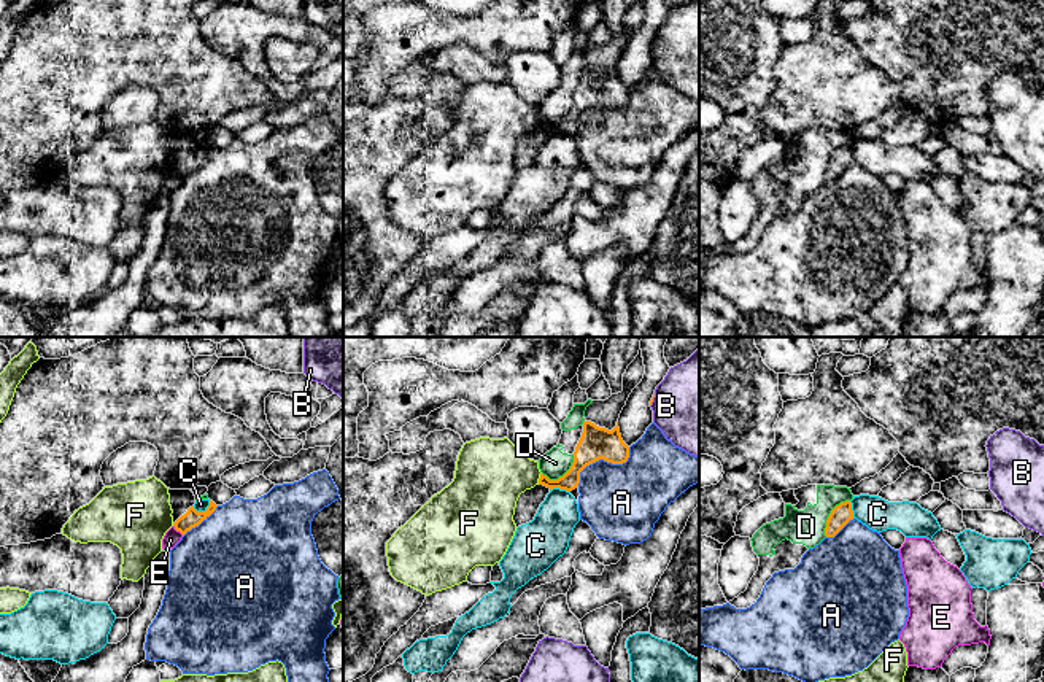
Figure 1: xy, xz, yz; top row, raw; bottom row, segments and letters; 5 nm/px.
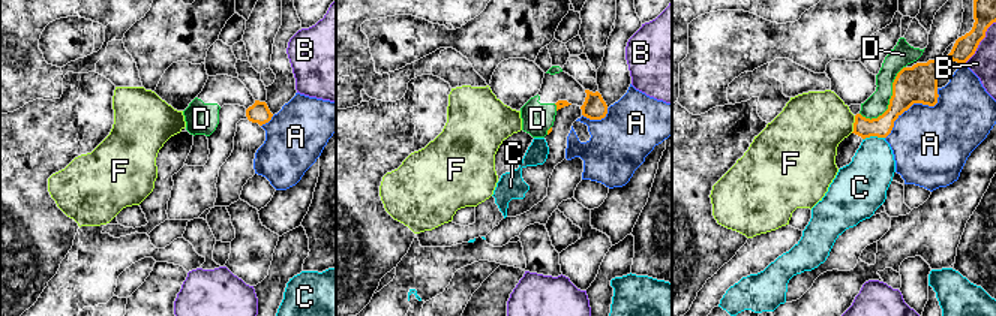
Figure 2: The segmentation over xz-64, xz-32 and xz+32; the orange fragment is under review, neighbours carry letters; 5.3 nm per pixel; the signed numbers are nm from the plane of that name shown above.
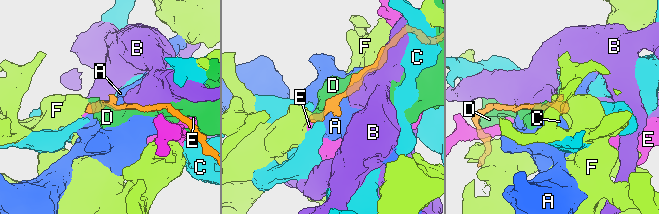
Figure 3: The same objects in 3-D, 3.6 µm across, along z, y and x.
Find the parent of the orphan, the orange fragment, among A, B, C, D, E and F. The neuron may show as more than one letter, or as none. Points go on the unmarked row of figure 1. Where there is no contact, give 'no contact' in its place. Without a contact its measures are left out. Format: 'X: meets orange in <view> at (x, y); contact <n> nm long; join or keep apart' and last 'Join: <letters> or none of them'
A: meets orange in xz at (603, 102); contact 340 nm long; keep apart
B: meets orange in xz at (652, 45); contact 70 nm long; keep apart
C: meets orange in xy at (202, 156); contact 100 nm long; keep apart
D: meets orange in yz at (830, 159); contact 220 nm long; keep apart
E: meets orange in xy at (178, 174); contact 80 nm long; keep apart
F: meets orange in xz at (539, 123); contact 70 nm long; keep apart
Join: none of them

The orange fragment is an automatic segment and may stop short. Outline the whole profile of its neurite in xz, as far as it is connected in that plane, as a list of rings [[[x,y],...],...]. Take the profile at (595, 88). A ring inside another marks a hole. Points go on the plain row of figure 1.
[[[583,65],[583,76],[575,91],[570,113],[558,124],[550,124],[540,118],[539,127],[520,138],[513,159],[516,172],[534,164],[540,148],[553,132],[575,134],[580,127],[580,116],[586,110],[599,103],[623,108],[628,102],[629,91],[621,83],[618,65],[612,75],[599,72],[591,65]]]

